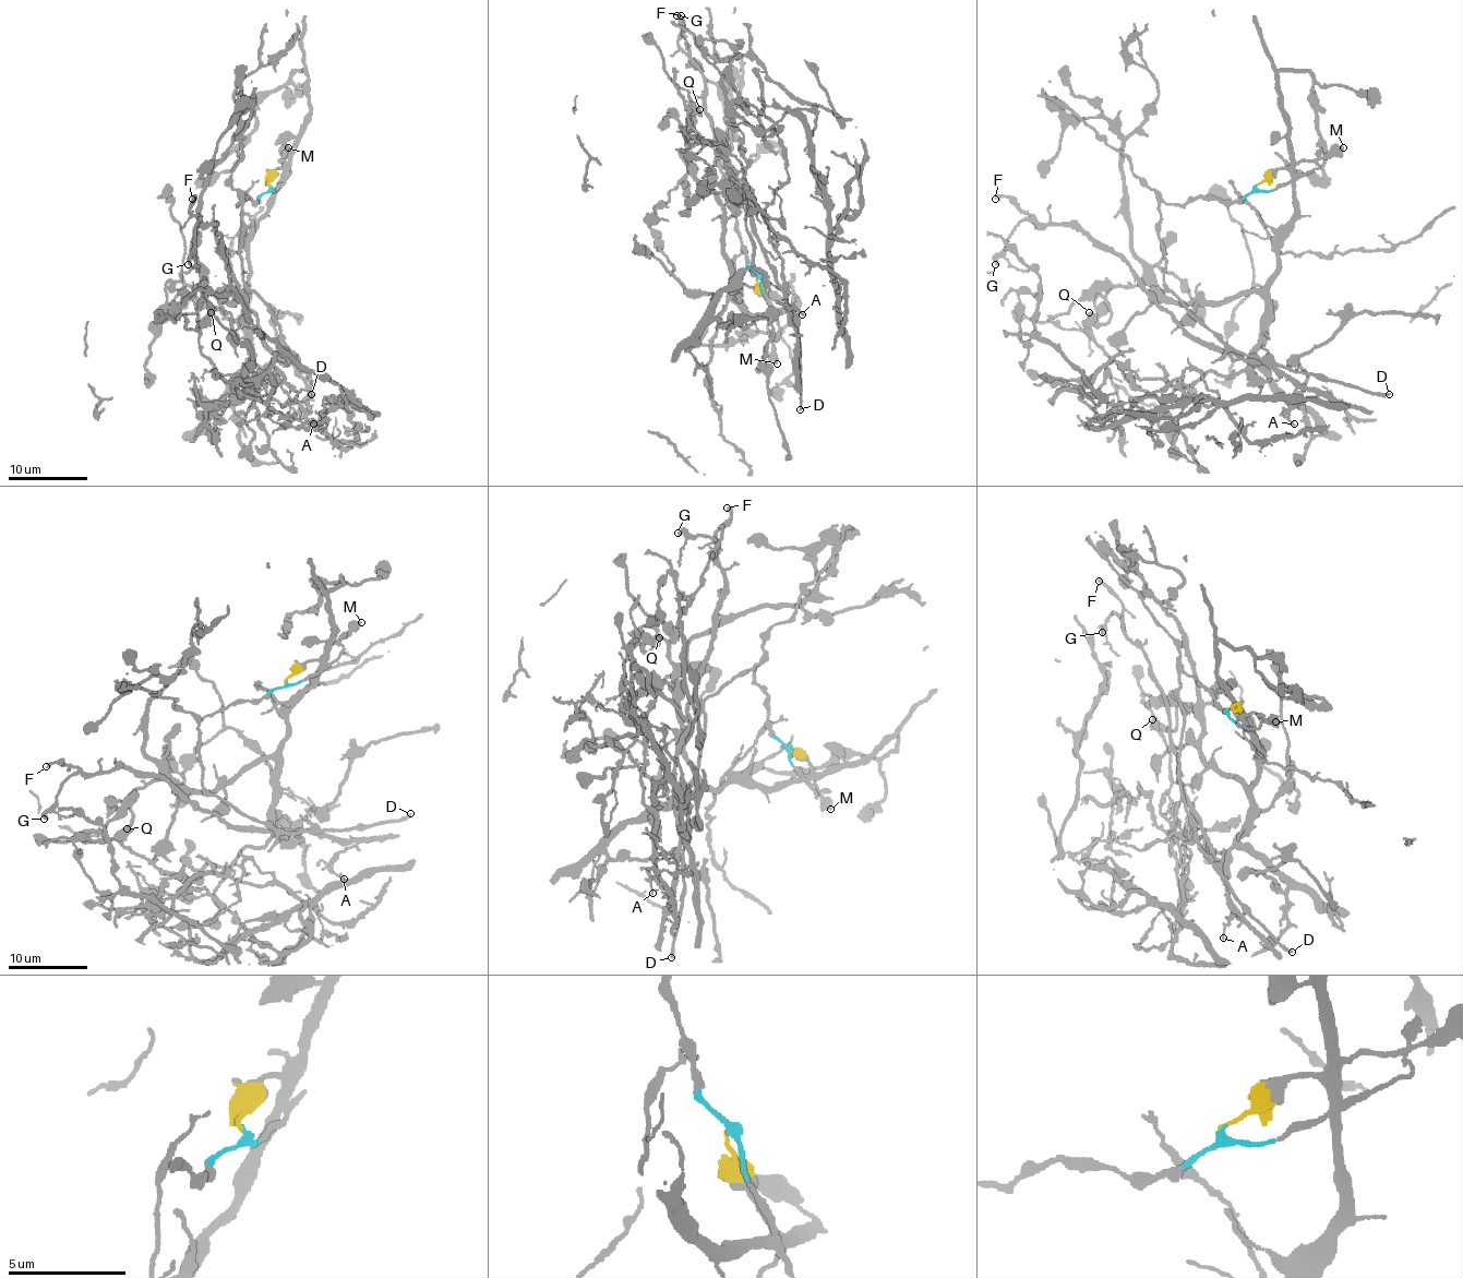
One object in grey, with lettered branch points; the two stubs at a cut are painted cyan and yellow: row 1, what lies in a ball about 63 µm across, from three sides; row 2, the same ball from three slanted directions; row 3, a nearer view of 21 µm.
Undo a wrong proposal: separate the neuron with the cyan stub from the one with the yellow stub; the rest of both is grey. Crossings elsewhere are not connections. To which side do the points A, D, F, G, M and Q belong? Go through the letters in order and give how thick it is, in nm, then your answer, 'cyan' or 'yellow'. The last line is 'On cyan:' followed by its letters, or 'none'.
A: 120 nm | cyan
D: 200 nm | cyan
F: 220 nm | cyan
G: 200 nm | cyan
M: 550 nm | yellow
Q: 550 nm | yellow
On cyan: A, D, F, G

